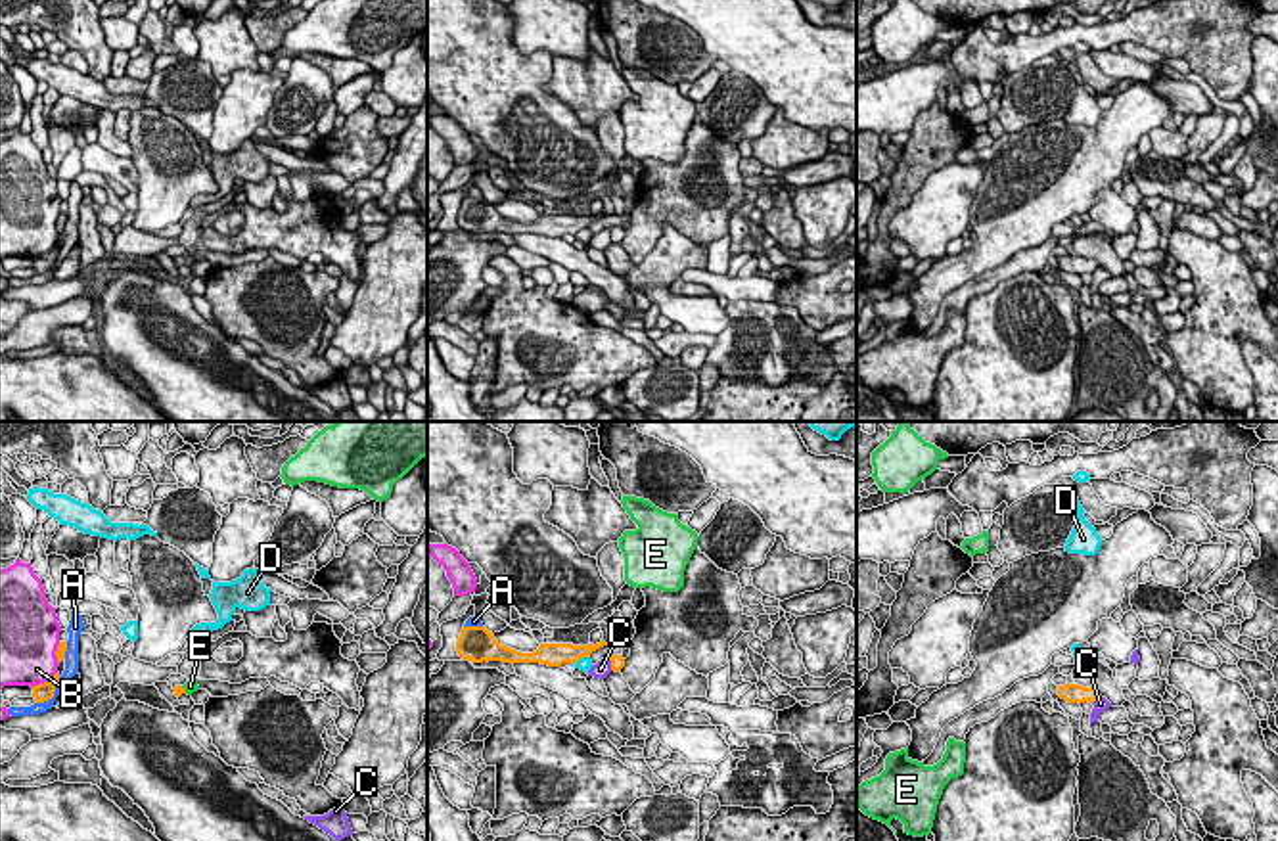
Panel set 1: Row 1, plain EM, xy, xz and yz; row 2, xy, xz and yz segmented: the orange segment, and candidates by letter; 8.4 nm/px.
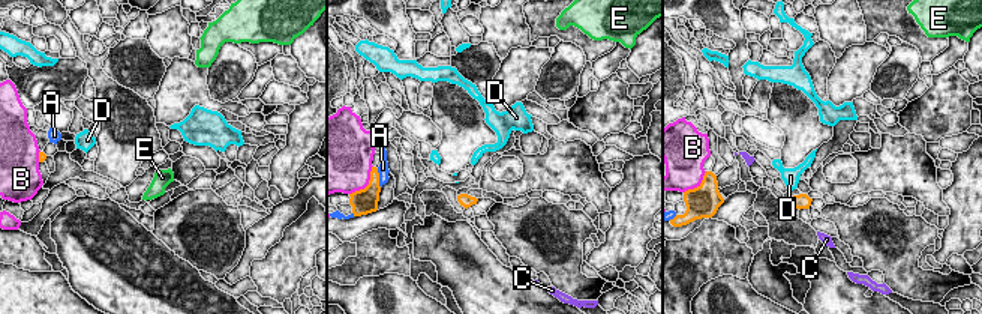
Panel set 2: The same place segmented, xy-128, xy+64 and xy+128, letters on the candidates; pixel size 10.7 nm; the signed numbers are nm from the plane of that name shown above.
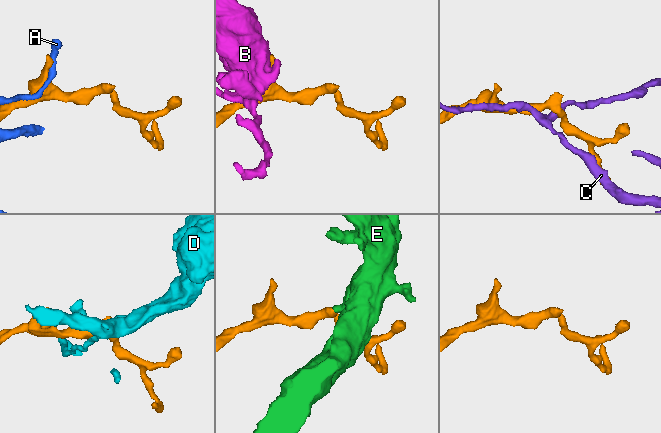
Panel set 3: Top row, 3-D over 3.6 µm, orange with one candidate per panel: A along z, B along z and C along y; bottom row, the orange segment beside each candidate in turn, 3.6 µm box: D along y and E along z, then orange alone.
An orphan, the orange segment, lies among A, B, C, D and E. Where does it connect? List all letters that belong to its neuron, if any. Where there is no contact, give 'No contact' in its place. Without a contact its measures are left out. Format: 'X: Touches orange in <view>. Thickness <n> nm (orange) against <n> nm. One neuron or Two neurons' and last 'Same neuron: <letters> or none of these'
A: Touches orange in xy. Thickness 160 nm (orange) against 100 nm. Two neurons
B: Touches orange in xy. Thickness 160 nm (orange) against 440 nm. Two neurons
C: Touches orange in yz. Thickness 160 nm (orange) against 120 nm. Two neurons
D: Touches orange in xz. Thickness 190 nm (orange) against 120 nm. Two neurons
E: Touches orange in xy. Thickness 90 nm (orange) against 120 nm. One neuron
Same neuron: E

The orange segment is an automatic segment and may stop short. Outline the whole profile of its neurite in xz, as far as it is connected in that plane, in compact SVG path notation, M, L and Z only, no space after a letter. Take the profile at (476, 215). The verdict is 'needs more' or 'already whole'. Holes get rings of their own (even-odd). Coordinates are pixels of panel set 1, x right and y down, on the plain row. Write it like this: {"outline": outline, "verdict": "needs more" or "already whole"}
{"outline": "M464 197L456 213L456 222L462 230L483 234L540 234L548 238L561 238L563 234L577 234L592 222L607 216L602 209L600 215L573 216L573 215L540 215L533 224L521 224L502 216L492 203L485 197Z", "verdict": "already whole"}

